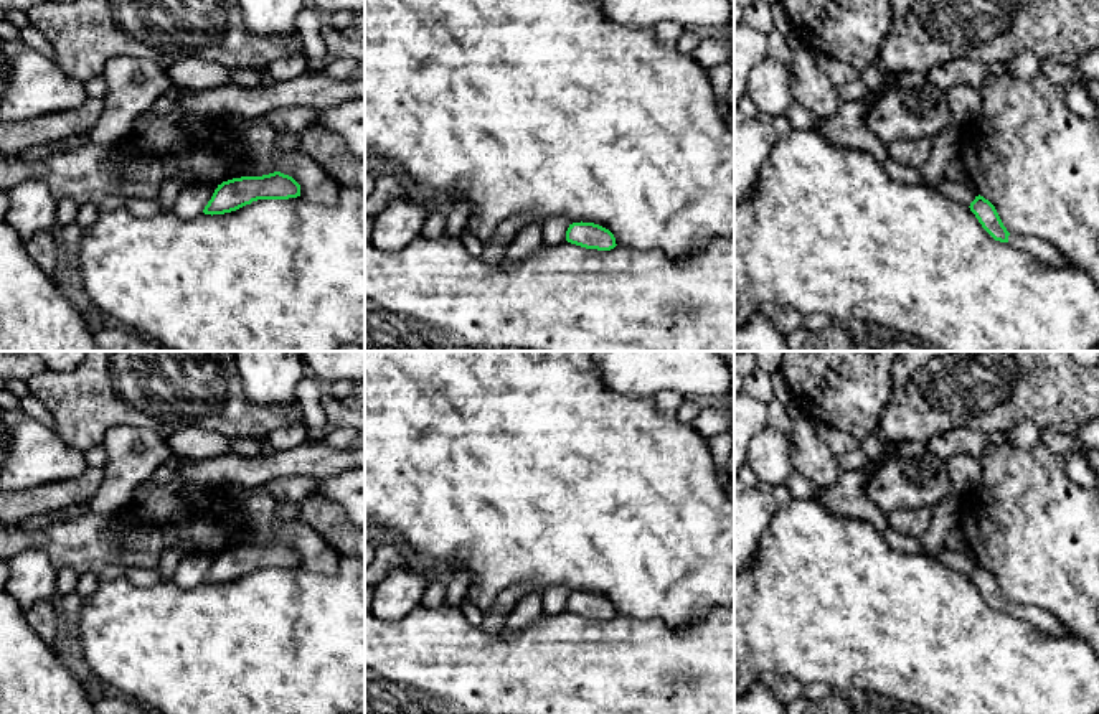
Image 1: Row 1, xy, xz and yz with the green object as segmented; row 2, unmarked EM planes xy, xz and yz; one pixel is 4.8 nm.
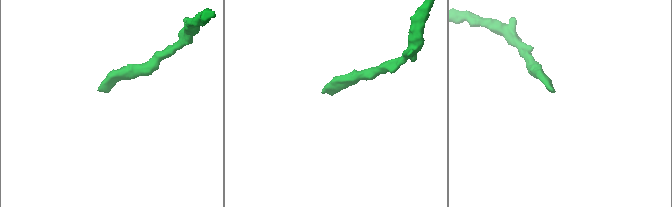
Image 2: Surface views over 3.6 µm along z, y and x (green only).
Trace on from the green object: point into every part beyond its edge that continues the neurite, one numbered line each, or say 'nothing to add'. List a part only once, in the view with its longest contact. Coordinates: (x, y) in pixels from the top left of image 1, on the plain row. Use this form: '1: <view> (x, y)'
1: yz (1043, 620)

